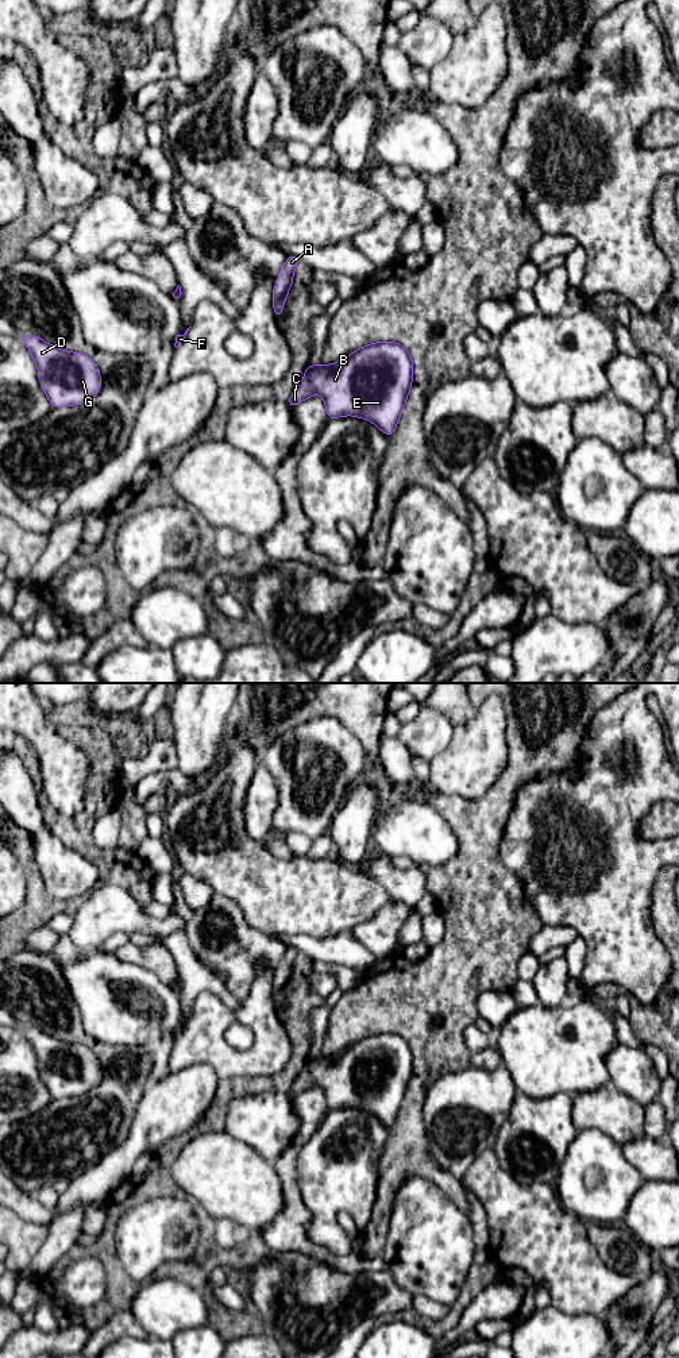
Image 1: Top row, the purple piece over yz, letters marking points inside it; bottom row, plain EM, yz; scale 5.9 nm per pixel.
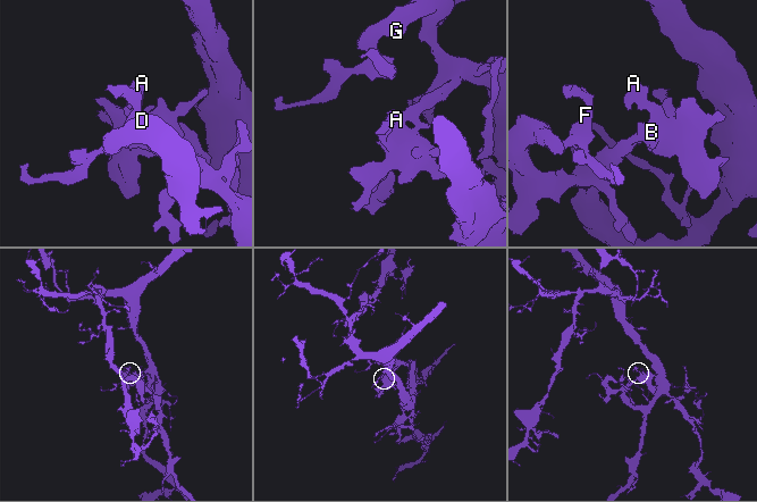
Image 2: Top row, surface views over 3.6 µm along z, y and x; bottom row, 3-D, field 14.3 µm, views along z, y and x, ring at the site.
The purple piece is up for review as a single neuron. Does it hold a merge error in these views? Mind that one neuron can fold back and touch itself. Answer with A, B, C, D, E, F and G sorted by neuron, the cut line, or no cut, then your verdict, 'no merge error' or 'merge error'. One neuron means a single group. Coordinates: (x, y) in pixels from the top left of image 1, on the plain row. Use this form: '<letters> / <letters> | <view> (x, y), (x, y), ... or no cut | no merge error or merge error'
A / B C D E F G | yz (351, 1045), (335, 1057), (327, 1057) | merge error

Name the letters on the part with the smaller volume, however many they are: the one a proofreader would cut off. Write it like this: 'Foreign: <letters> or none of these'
Foreign: A

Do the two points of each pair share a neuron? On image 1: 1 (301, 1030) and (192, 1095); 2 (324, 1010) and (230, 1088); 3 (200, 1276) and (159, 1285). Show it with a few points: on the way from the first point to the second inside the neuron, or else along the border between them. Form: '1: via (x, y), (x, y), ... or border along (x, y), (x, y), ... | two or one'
1: border along (219, 1079), (215, 1098), (205, 1110) | two
2: border along (324, 1003), (309, 1011), (309, 1054) | two
3: border along (168, 1270), (200, 1292) | two

